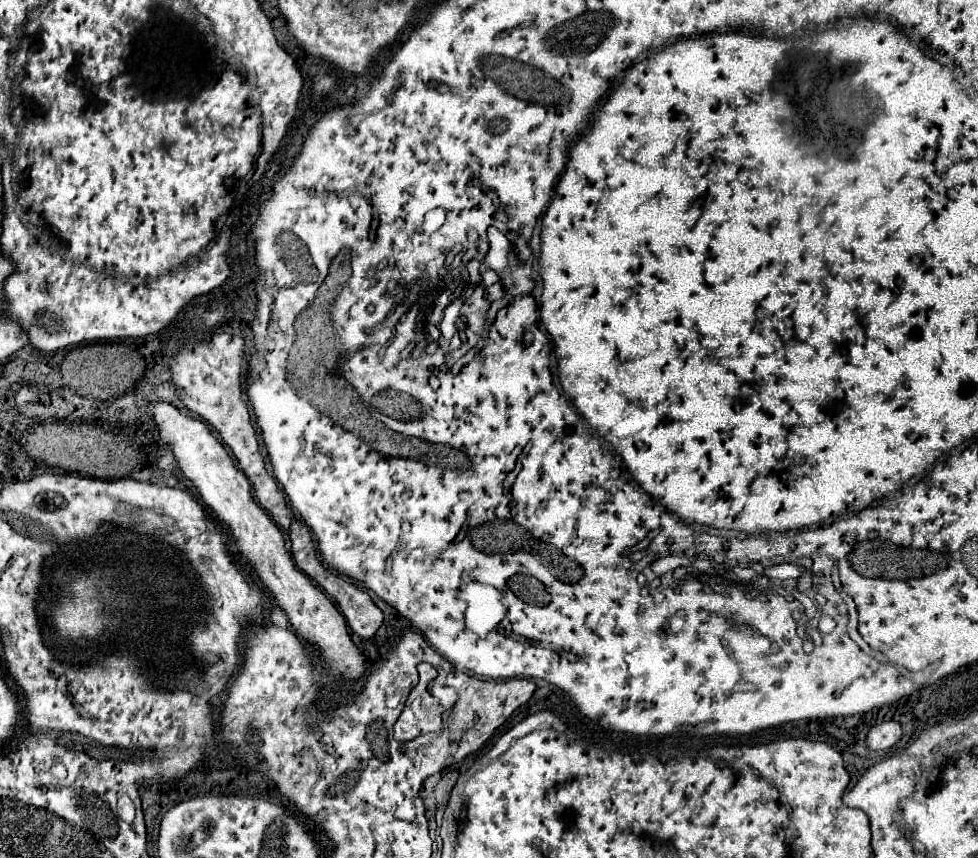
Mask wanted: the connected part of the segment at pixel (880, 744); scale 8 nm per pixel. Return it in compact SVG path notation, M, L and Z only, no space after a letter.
M884 721L880 725L874 725L868 731L868 747L870 749L890 749L902 735L902 729L896 721Z

